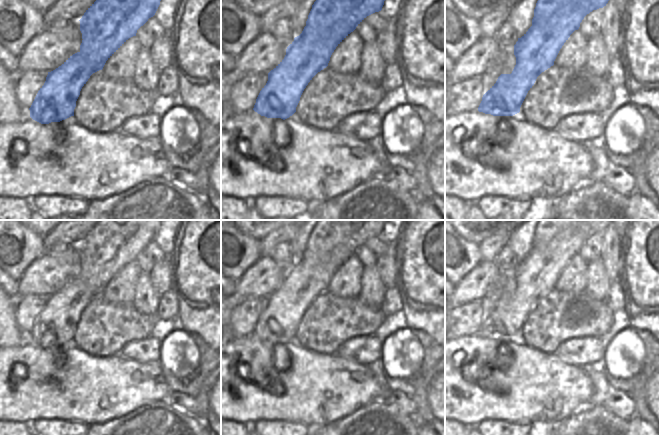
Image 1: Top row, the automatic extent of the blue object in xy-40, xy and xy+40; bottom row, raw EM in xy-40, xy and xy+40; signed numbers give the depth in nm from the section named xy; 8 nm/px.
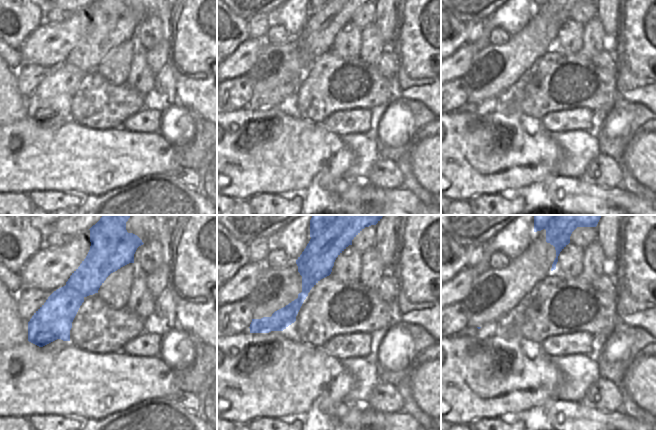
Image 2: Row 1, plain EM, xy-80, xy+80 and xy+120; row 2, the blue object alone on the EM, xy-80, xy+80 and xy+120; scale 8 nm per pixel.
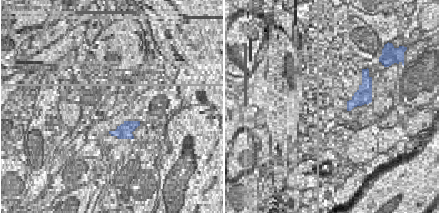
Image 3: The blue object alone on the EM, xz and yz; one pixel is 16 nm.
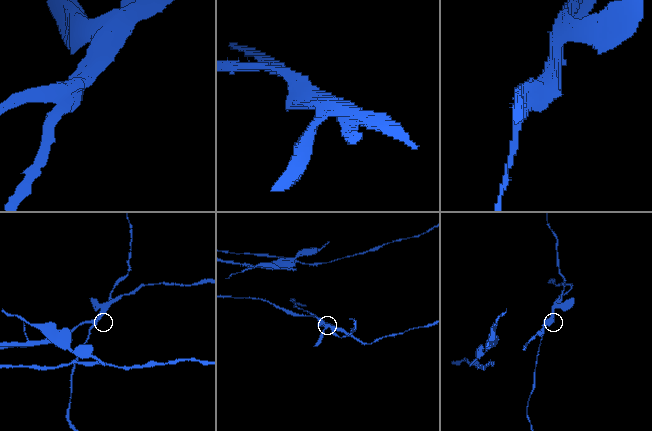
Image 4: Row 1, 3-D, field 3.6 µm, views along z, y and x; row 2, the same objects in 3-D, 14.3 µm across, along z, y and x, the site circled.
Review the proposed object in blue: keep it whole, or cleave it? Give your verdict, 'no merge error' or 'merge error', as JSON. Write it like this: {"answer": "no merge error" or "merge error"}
{"answer": "merge error"}

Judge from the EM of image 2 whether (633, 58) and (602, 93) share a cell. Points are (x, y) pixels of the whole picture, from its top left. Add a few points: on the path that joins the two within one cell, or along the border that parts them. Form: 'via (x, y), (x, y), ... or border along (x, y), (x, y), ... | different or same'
border along (615, 69), (617, 72), (616, 89), (619, 97) | different

